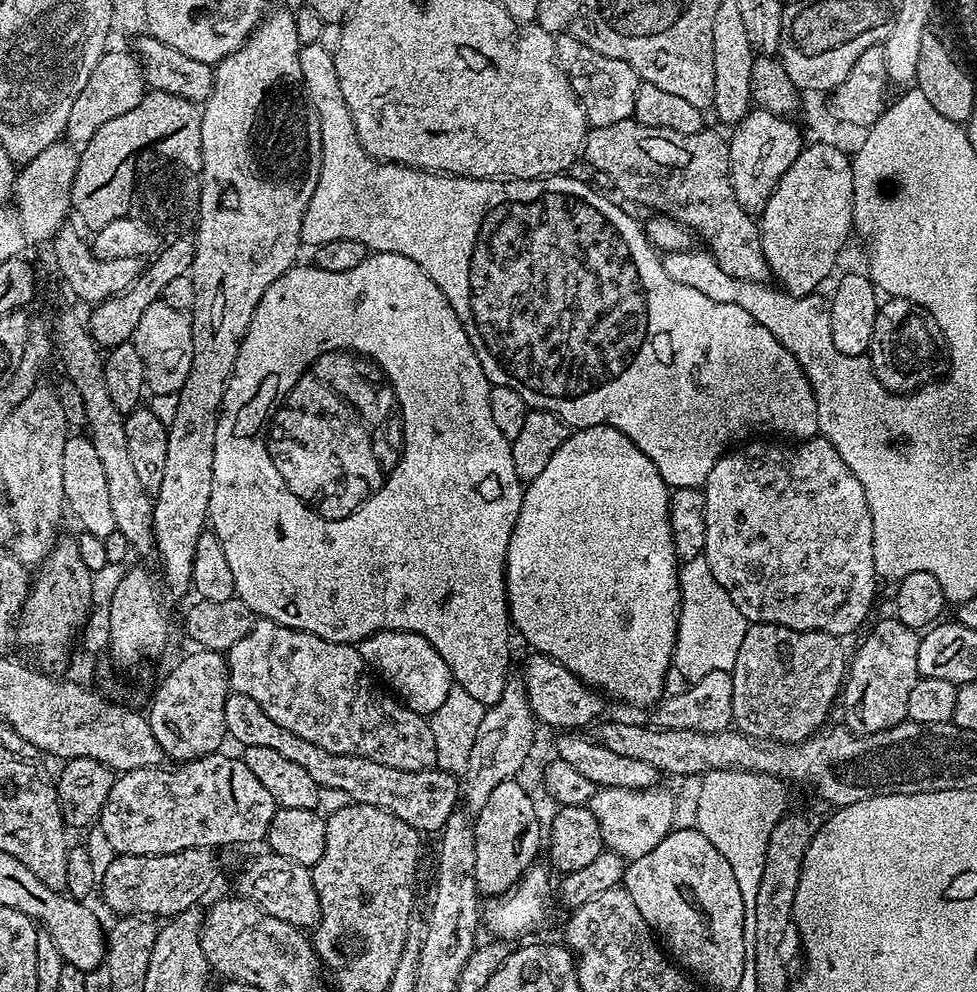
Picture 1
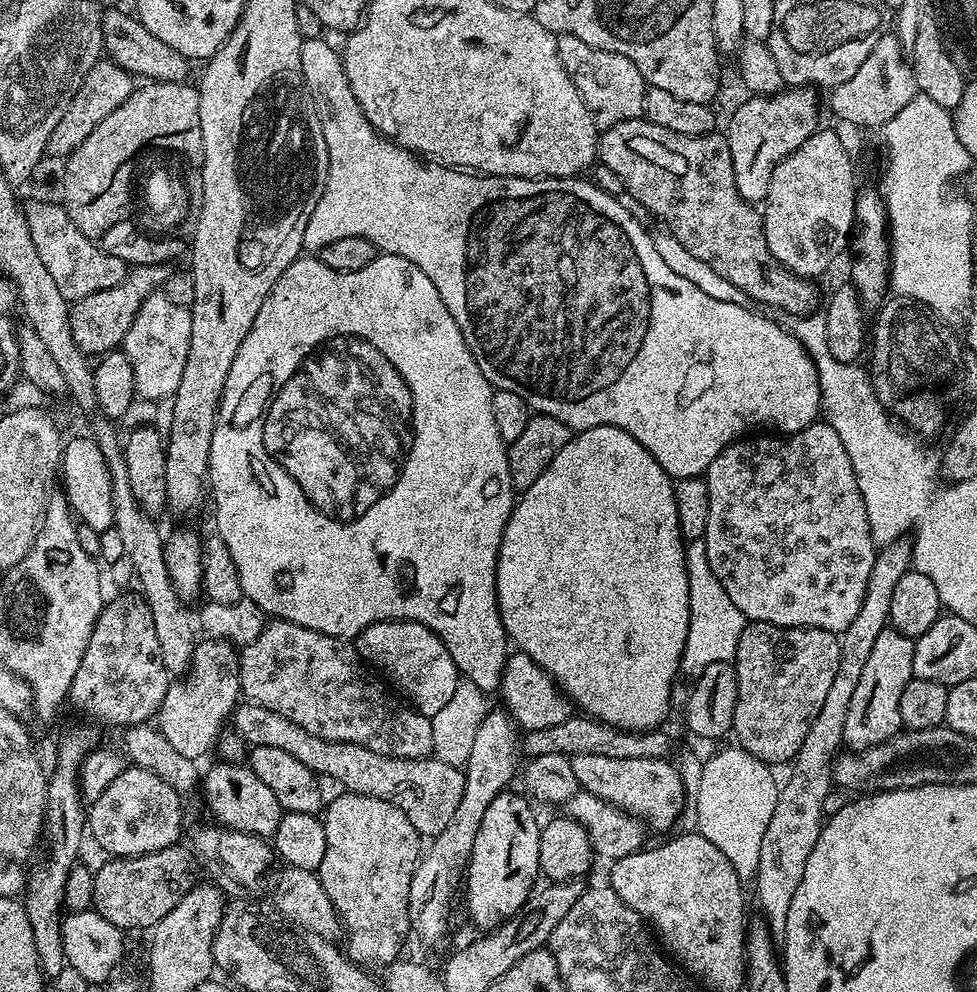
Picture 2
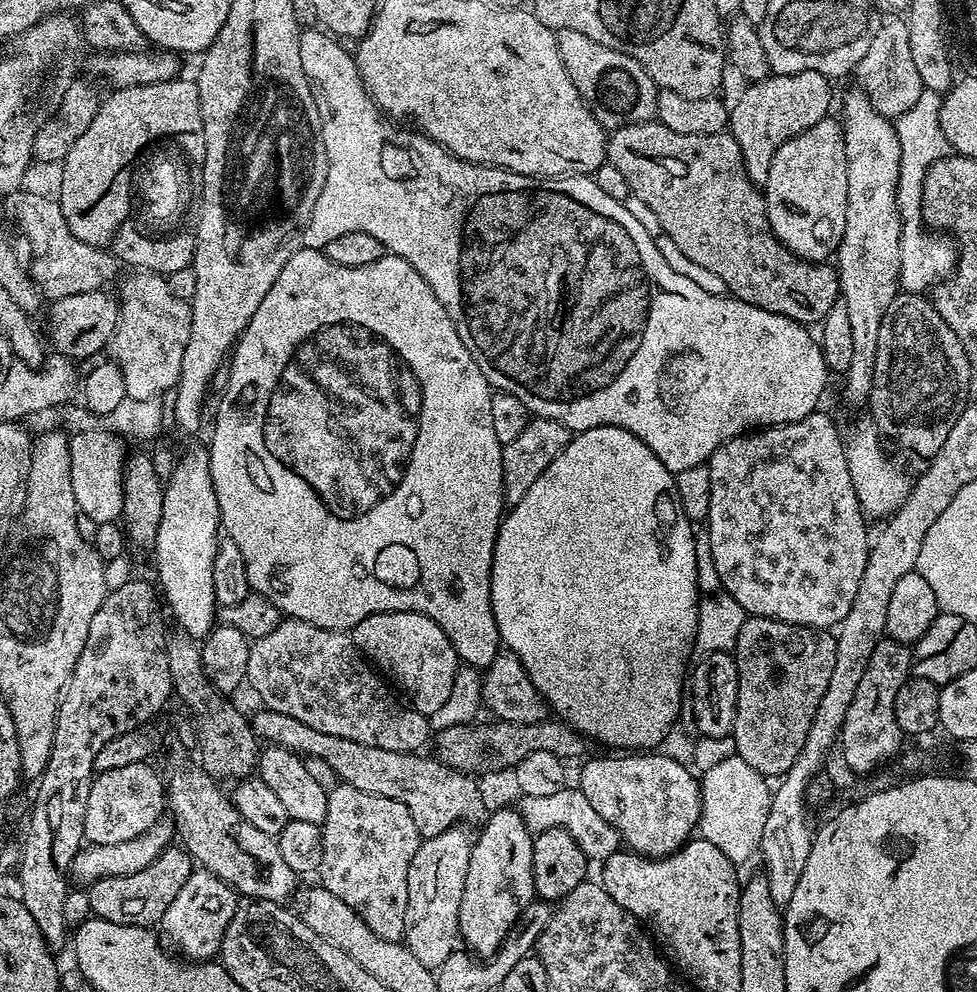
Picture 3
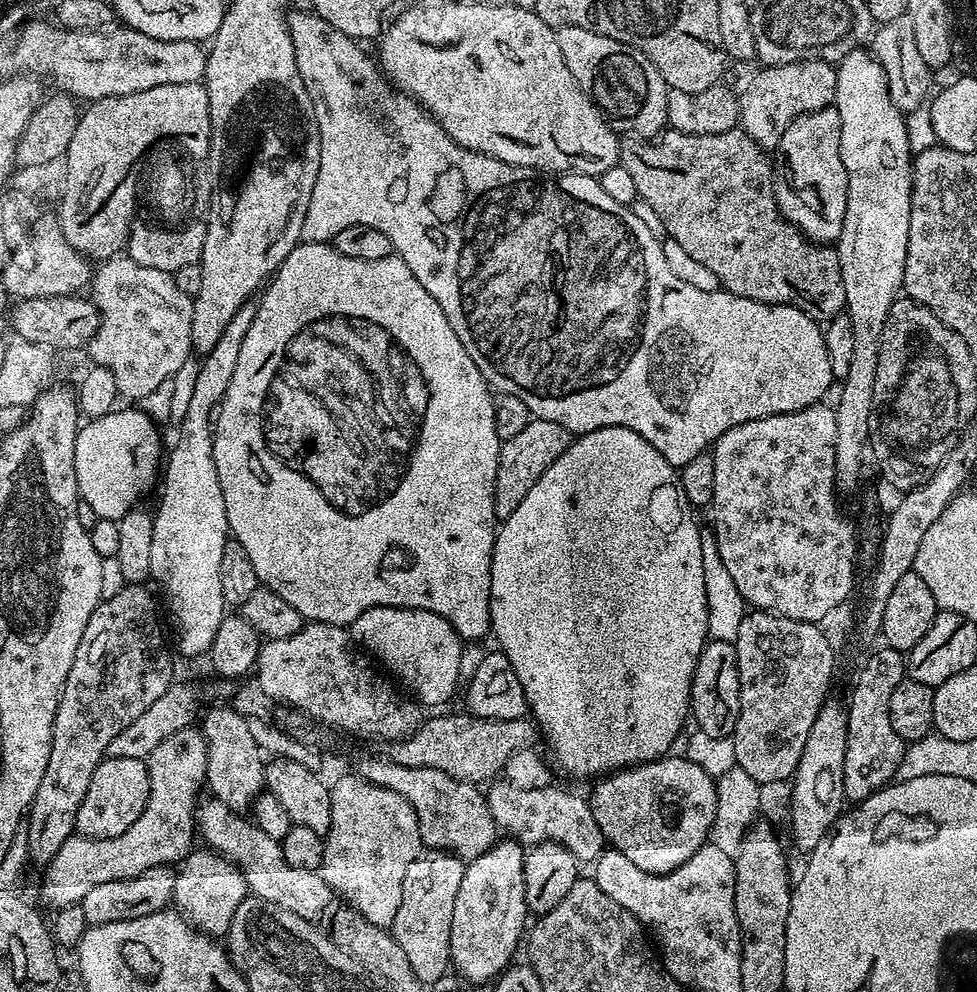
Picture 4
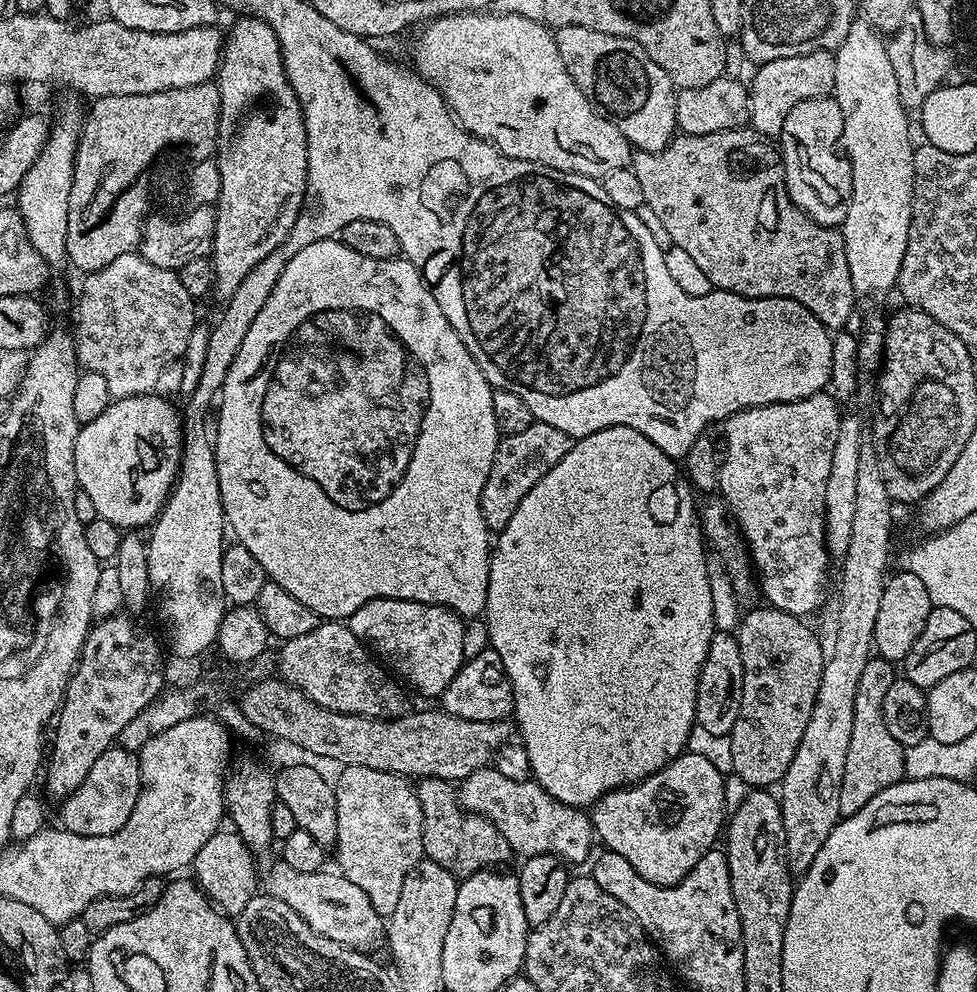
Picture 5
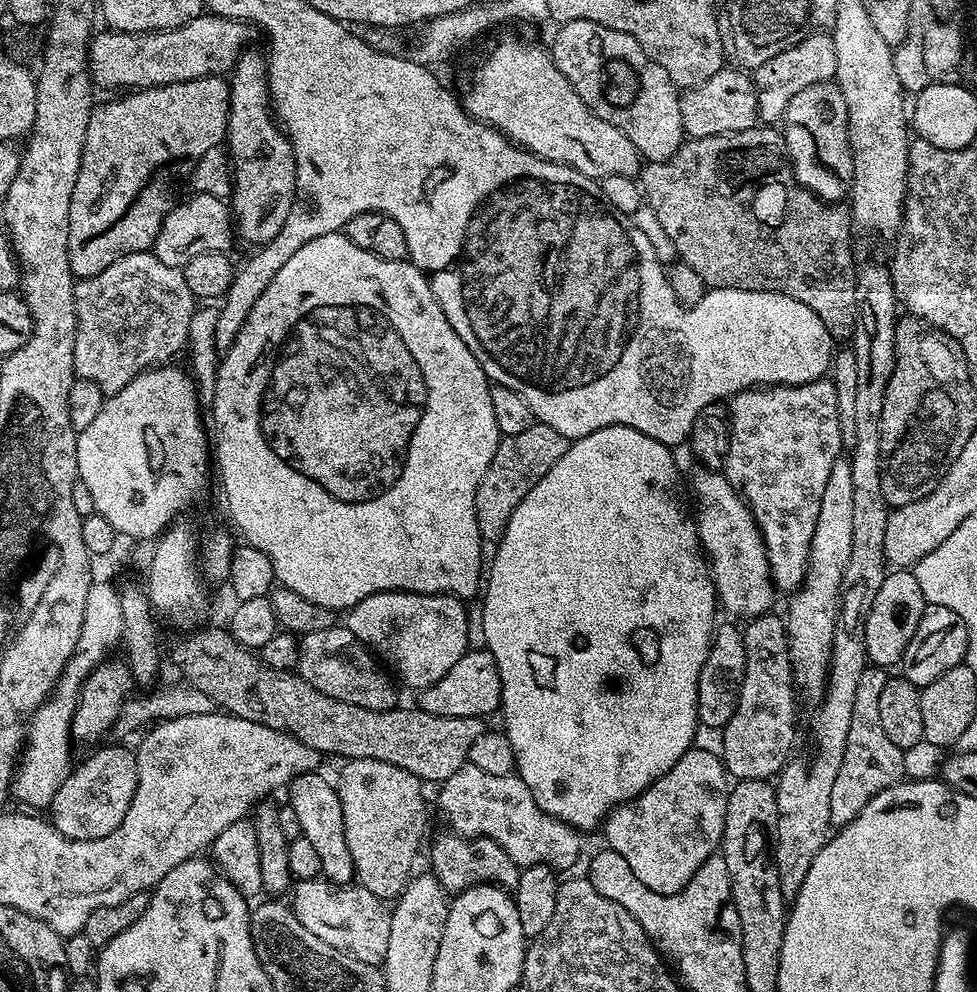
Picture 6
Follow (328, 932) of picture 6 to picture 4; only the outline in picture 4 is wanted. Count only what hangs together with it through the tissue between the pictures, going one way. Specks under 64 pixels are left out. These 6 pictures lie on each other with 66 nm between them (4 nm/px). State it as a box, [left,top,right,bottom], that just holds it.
[196,799,333,921]

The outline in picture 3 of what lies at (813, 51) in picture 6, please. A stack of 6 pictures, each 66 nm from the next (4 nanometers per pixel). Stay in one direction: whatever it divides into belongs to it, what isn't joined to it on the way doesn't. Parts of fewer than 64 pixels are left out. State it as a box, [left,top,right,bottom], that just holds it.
[728,70,832,186]

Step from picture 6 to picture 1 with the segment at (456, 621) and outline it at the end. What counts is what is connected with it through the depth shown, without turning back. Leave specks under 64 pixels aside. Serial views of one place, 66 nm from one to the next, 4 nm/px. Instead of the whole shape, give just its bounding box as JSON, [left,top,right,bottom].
[358,630,454,718]

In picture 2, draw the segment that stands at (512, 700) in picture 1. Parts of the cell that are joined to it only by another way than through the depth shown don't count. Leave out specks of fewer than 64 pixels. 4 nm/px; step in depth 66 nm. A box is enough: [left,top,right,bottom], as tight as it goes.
[408,710,522,944]

